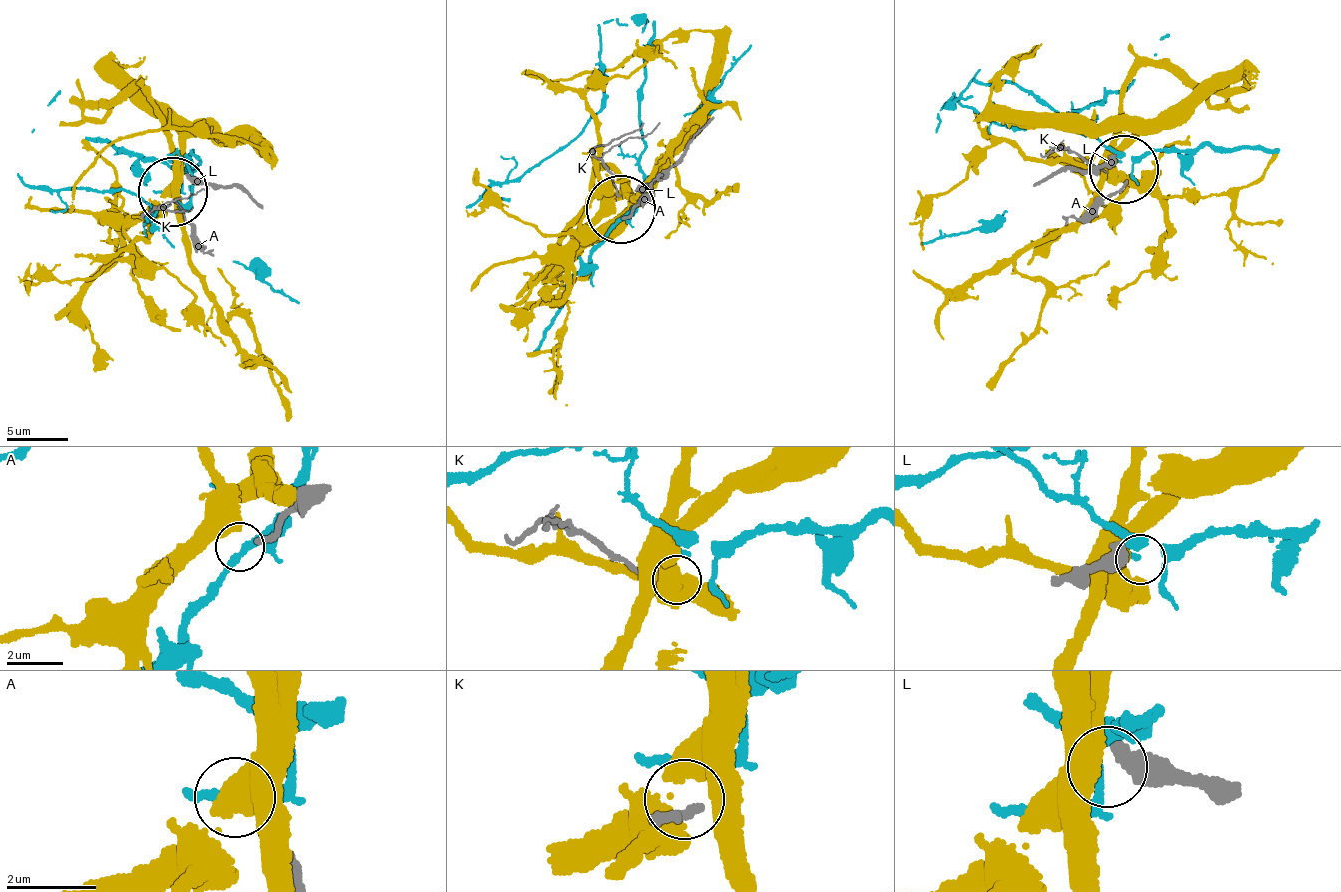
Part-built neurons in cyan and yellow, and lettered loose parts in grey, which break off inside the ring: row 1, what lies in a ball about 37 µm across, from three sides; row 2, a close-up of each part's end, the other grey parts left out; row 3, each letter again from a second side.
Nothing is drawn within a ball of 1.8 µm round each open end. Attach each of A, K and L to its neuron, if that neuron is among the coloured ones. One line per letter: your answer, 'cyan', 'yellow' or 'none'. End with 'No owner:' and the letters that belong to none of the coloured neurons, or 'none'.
A: none
K: cyan
L: none
No owner: A, L

